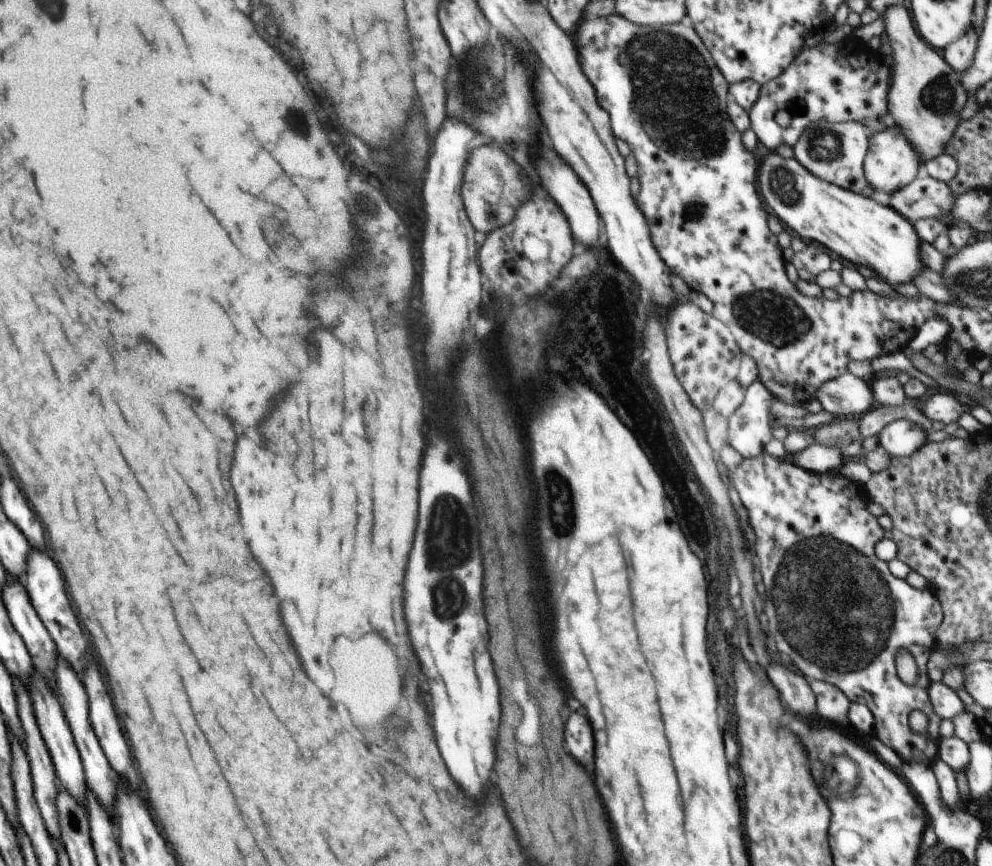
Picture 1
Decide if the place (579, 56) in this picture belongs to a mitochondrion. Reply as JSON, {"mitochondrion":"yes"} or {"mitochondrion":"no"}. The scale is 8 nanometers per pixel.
{"mitochondrion":"no"}

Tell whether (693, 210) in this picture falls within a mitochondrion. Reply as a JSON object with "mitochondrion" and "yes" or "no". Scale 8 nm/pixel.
{"mitochondrion":"yes"}

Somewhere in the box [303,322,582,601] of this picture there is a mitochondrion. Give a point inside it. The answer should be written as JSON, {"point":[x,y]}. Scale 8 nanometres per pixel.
{"point":[558,495]}

